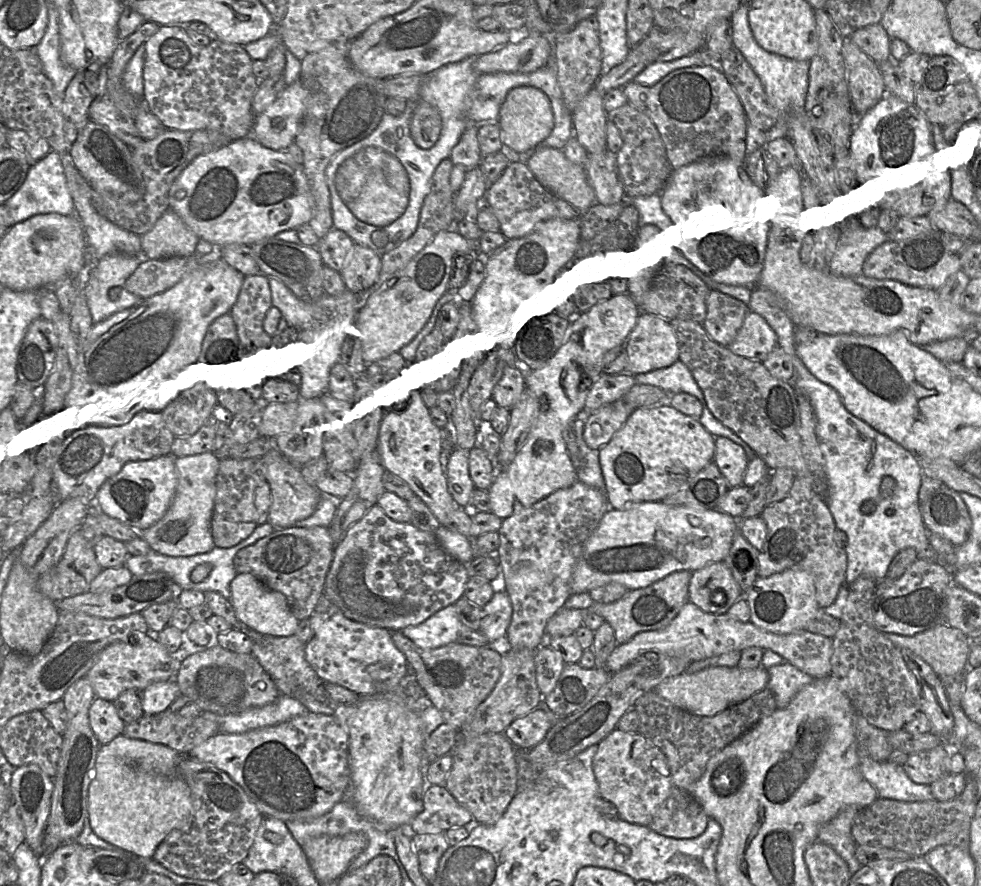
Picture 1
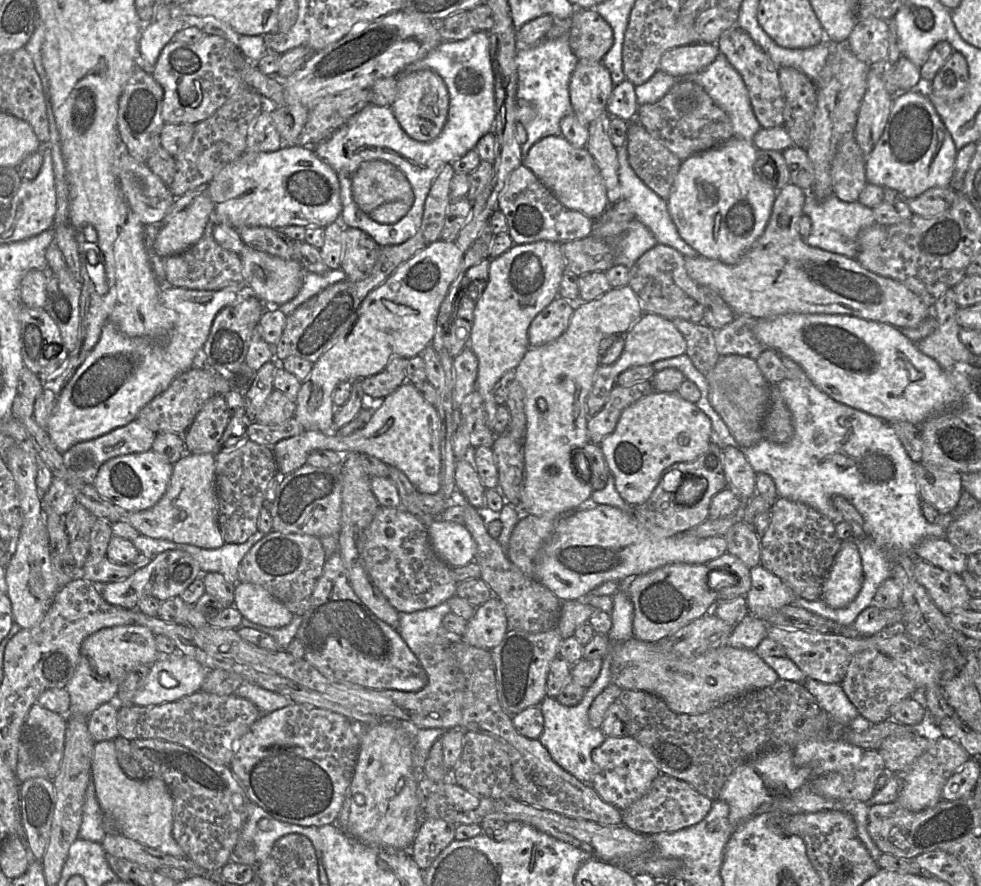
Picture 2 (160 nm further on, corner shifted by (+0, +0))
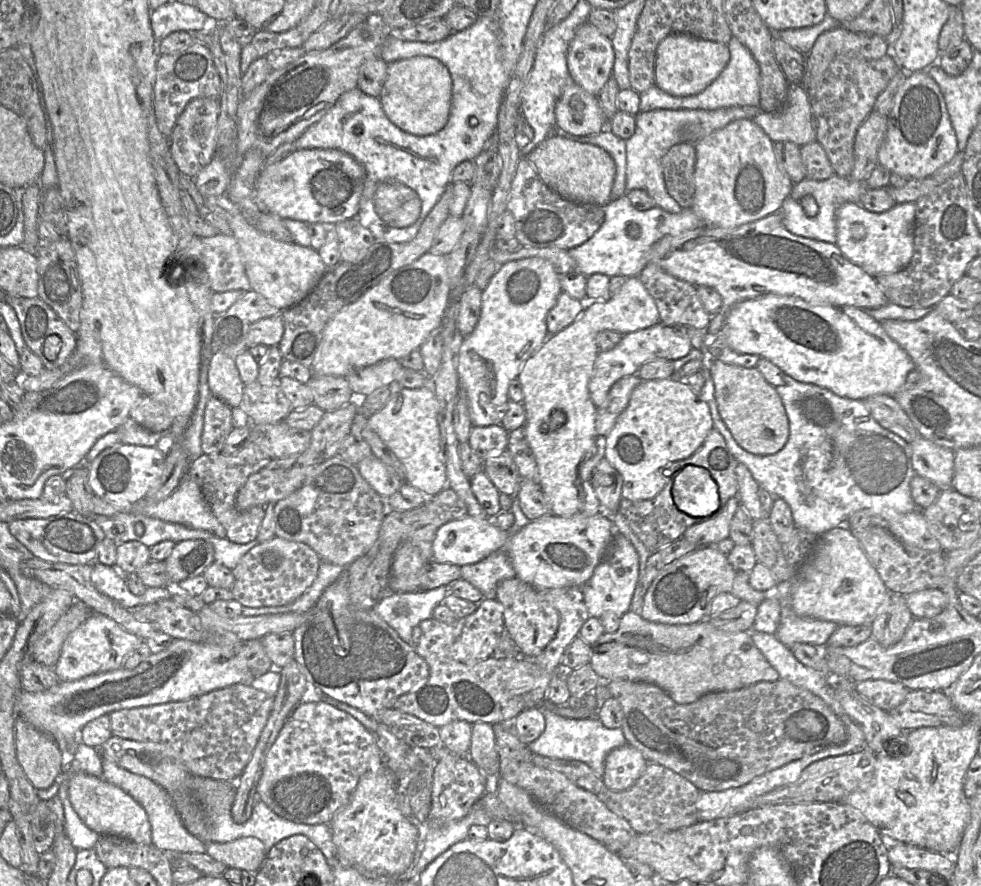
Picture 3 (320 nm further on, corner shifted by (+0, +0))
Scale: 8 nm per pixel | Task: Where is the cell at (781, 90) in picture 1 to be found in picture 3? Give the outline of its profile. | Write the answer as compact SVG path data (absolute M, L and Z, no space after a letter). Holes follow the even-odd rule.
M828 13L825 18L817 25L798 29L771 30L772 36L779 38L807 56L812 50L817 38L826 31L837 27L839 22Z

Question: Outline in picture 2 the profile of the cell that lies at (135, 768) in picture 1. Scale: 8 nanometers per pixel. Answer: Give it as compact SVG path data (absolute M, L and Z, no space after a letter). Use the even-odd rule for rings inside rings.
M114 740L95 743L92 782L103 814L112 818L118 833L170 856L187 858L172 835L174 801L167 785L158 778L136 780L128 777L117 760Z

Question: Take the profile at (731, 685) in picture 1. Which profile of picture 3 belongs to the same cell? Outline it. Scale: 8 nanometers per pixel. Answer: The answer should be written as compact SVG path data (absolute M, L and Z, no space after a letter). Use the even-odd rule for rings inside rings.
M632 610L621 616L617 631L601 635L592 645L590 664L602 681L640 681L662 688L678 704L690 704L710 692L739 690L759 682L774 682L780 678L755 645L750 632L729 633L714 627L708 619L693 624L664 624L644 619Z

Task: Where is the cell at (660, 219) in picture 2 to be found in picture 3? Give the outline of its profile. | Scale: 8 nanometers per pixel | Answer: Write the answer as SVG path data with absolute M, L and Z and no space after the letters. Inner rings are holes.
M734 106L719 108L716 110L703 109L655 109L647 112L639 112L636 117L636 128L634 134L626 141L626 189L643 189L654 200L655 206L670 213L679 213L682 207L668 193L665 185L661 160L668 150L683 142L683 132L689 125L699 125L705 129L705 135L721 129L729 123L738 119L753 119L757 114L763 112L755 106Z

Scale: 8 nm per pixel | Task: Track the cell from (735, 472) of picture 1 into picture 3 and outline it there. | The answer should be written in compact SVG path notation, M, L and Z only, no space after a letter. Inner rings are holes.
M738 463L735 472L738 481L737 497L740 505L753 520L767 519L767 514L760 502L759 484L748 467L743 463Z

